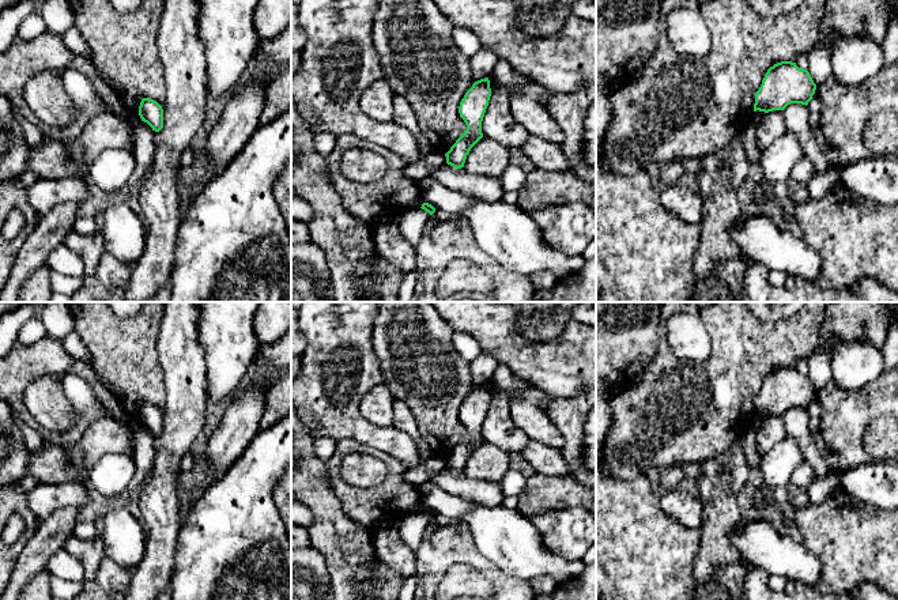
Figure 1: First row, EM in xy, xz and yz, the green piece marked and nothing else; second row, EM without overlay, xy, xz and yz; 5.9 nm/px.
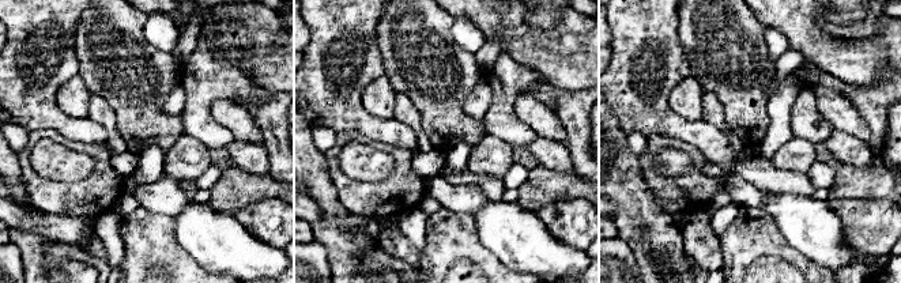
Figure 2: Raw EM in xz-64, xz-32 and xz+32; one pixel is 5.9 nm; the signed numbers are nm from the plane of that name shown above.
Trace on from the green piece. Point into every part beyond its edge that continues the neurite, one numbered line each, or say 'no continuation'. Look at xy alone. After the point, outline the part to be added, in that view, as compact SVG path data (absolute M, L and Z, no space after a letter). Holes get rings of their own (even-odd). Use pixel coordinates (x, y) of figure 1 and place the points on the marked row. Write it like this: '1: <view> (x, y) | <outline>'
no continuation

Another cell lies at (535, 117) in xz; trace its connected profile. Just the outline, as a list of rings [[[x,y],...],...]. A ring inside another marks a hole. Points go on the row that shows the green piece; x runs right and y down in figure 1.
[[[513,93],[510,99],[513,118],[522,125],[529,135],[543,140],[562,144],[565,135],[550,114],[547,107],[524,93]]]

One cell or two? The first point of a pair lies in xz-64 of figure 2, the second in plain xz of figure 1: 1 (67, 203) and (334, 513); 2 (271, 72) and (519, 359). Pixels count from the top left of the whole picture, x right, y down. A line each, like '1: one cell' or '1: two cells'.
1: two cells
2: one cell

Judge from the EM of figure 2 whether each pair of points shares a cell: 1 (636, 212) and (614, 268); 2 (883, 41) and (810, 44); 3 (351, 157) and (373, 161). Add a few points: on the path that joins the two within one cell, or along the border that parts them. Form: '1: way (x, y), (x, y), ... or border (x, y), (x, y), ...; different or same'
1: border (617, 236), (629, 246), (640, 268); different
2: way (866, 51), (828, 51); same
3: way (357, 161), (368, 161); same

